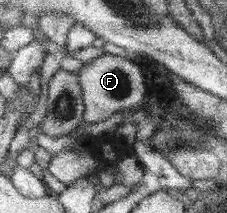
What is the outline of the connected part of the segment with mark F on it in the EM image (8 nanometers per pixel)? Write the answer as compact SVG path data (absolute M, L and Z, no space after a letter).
M104 54L87 63L79 71L78 75L81 81L83 98L85 101L85 116L80 129L82 129L84 124L93 124L100 123L100 121L106 121L108 117L112 117L112 115L114 115L117 111L124 113L126 111L133 110L134 108L143 108L144 97L146 97L146 93L148 93L146 83L144 83L144 73L142 73L142 67L140 67L140 65L136 65L134 61L130 61L130 58Z

